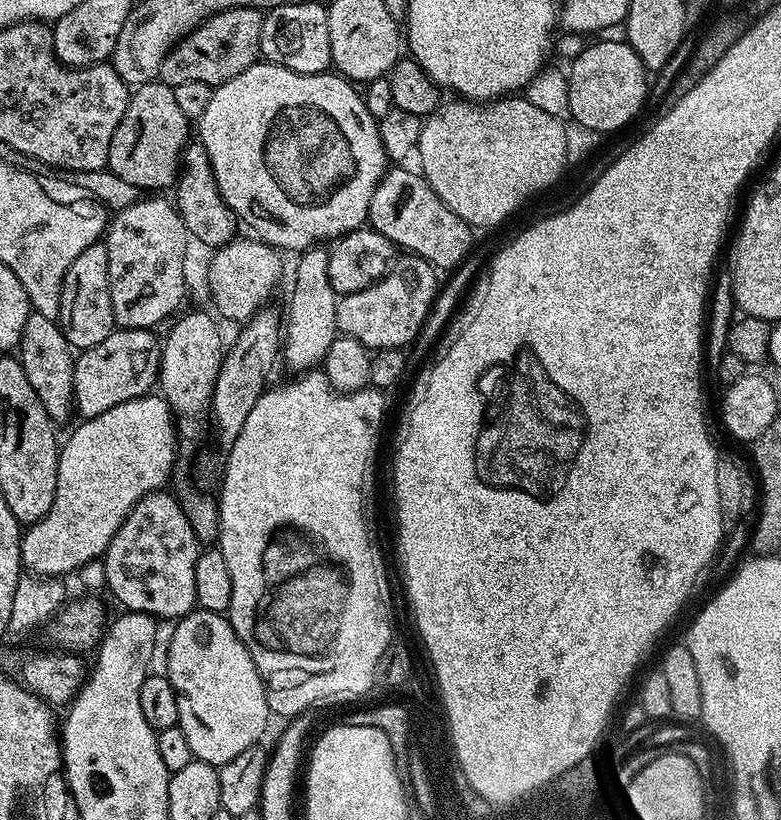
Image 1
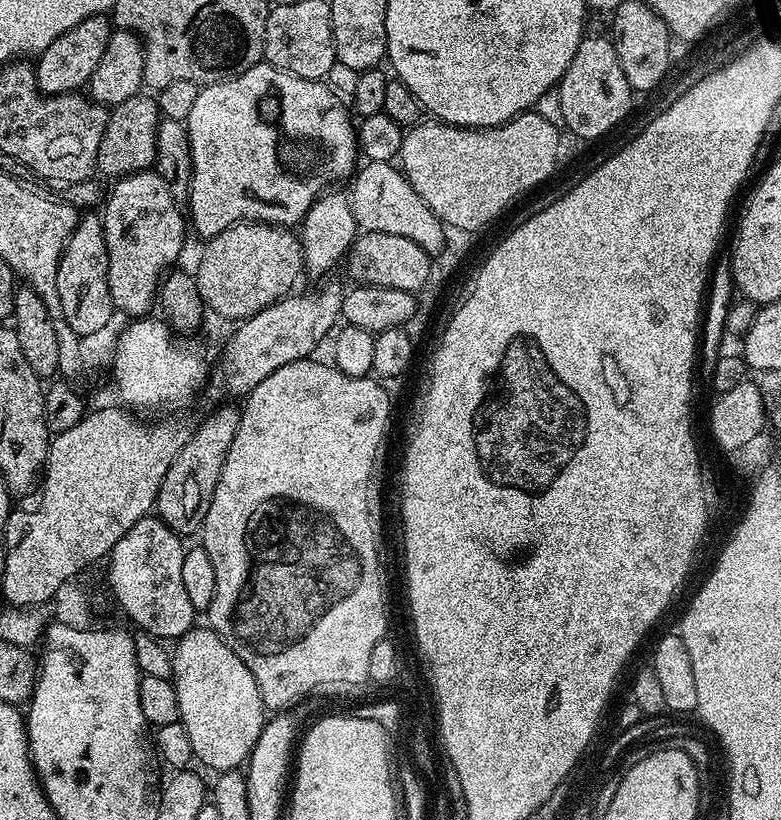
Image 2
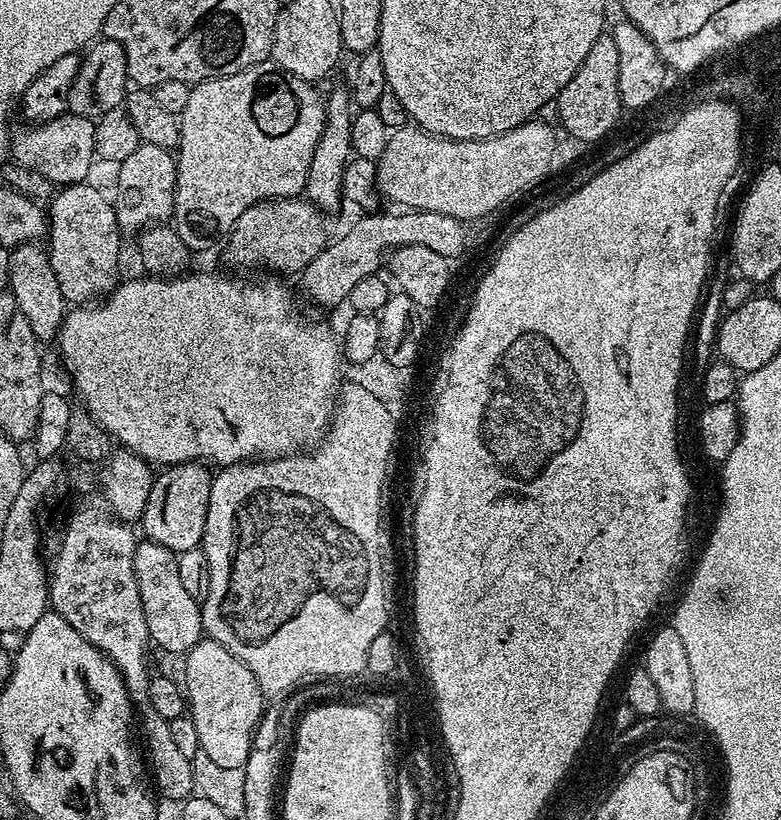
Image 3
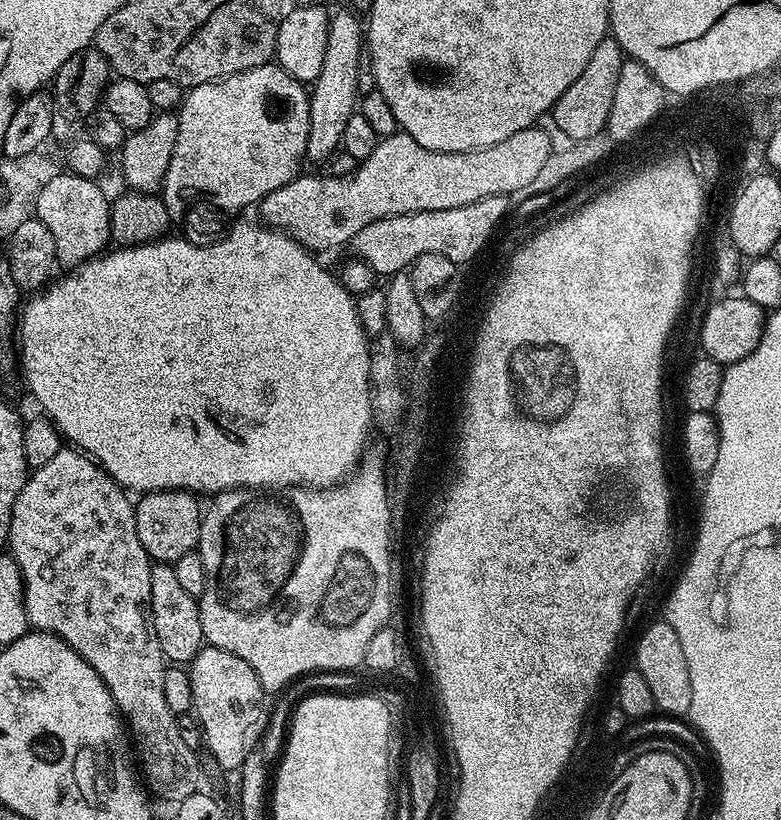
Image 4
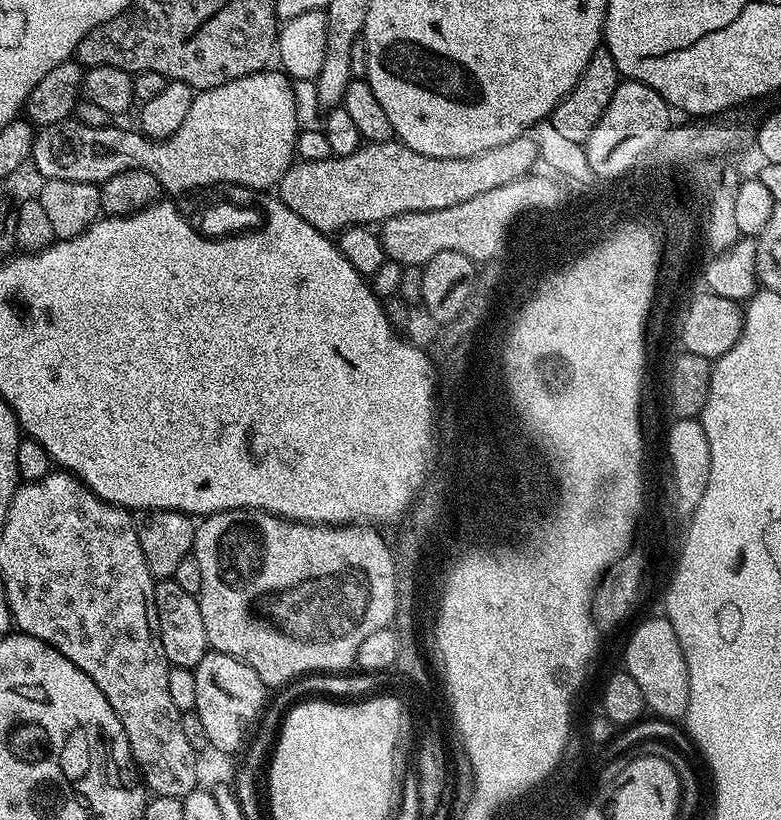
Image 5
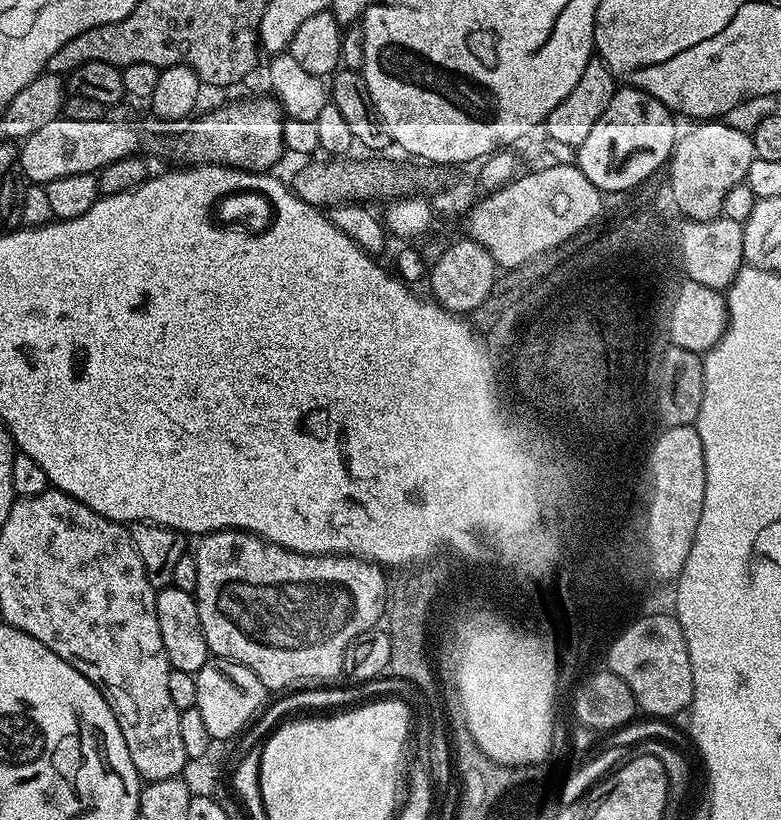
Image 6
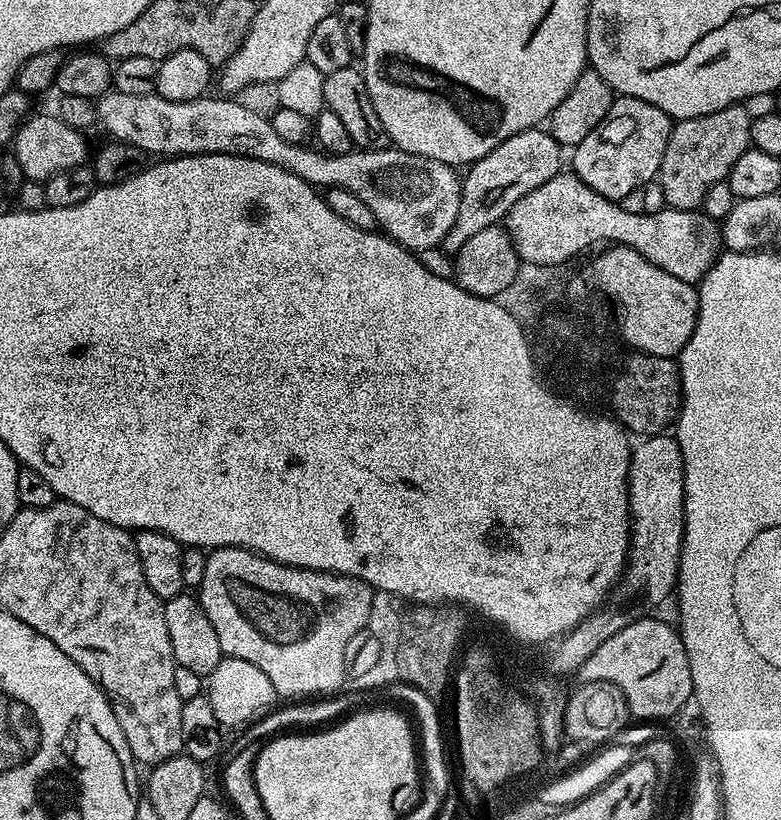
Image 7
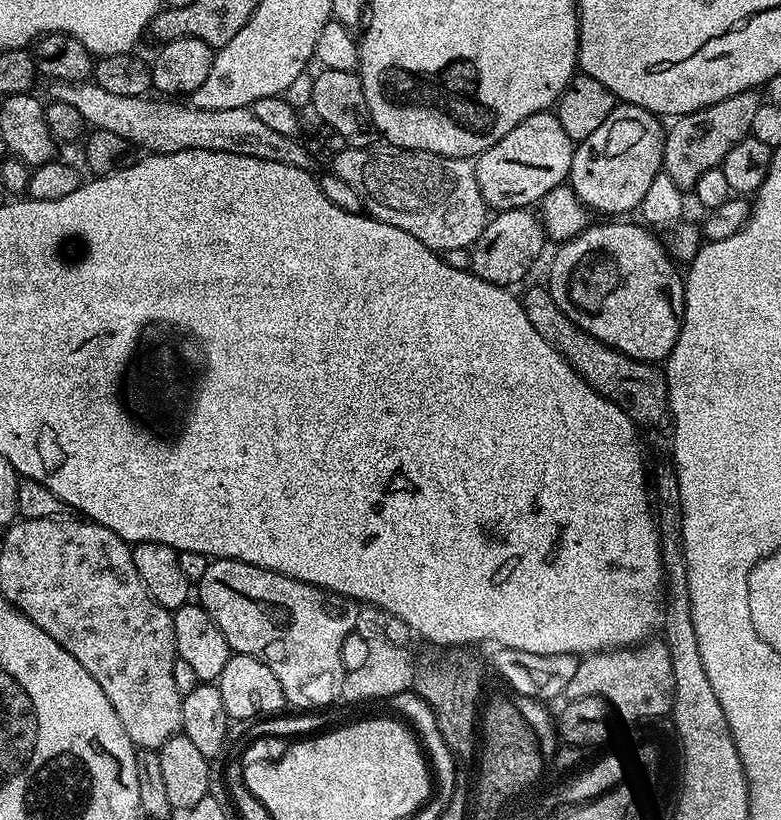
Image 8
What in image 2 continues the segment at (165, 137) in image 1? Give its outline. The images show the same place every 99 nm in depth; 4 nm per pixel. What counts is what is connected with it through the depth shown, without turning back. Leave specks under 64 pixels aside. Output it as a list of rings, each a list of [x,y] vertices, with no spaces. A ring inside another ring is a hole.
[[[137,94],[126,98],[109,111],[102,142],[98,142],[95,171],[104,176],[119,178],[151,169],[156,163],[156,127],[162,115],[152,96]]]

